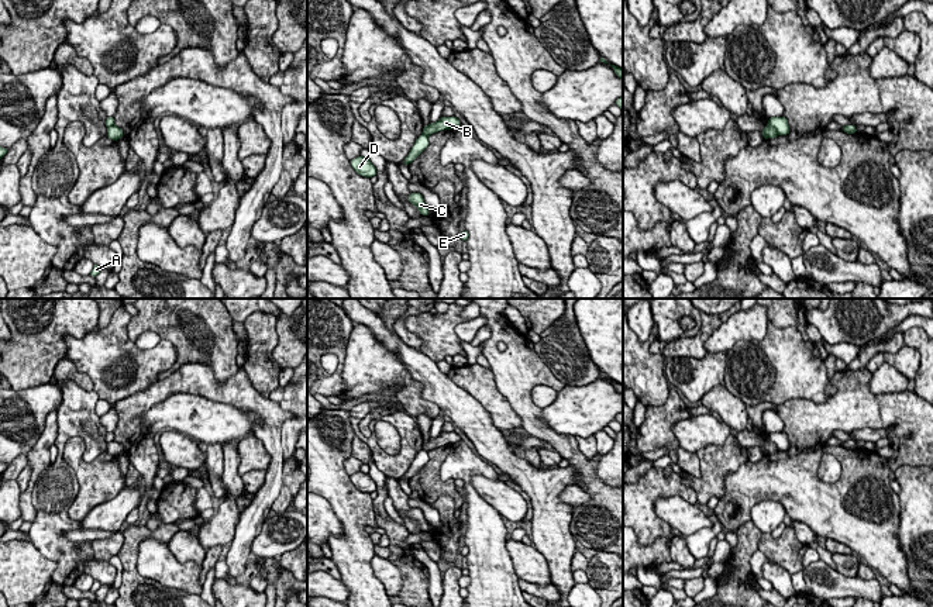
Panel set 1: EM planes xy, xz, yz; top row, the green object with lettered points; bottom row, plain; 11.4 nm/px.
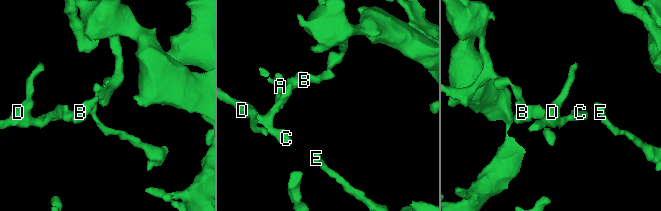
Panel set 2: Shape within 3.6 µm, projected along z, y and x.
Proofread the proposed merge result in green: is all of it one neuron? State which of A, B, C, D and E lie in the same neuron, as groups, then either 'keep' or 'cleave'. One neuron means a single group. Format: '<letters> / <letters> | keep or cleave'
A B E / C D | cleave

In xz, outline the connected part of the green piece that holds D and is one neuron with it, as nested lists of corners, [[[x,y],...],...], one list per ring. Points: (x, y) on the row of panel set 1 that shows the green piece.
[[[358,156],[350,162],[354,170],[361,176],[372,177],[376,176],[378,173],[376,168],[372,165],[372,162],[368,158]]]

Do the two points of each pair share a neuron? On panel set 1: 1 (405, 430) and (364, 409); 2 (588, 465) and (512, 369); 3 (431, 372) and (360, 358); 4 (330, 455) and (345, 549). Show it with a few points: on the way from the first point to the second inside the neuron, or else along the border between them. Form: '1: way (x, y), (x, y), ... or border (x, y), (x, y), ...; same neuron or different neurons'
1: way (403, 452), (398, 458), (385, 458), (357, 431); same neuron
2: way (561, 444), (532, 418), (519, 396); same neuron
3: border (381, 344), (392, 351), (422, 385), (420, 396); different neurons
4: way (330, 479), (351, 506), (351, 526); same neuron

